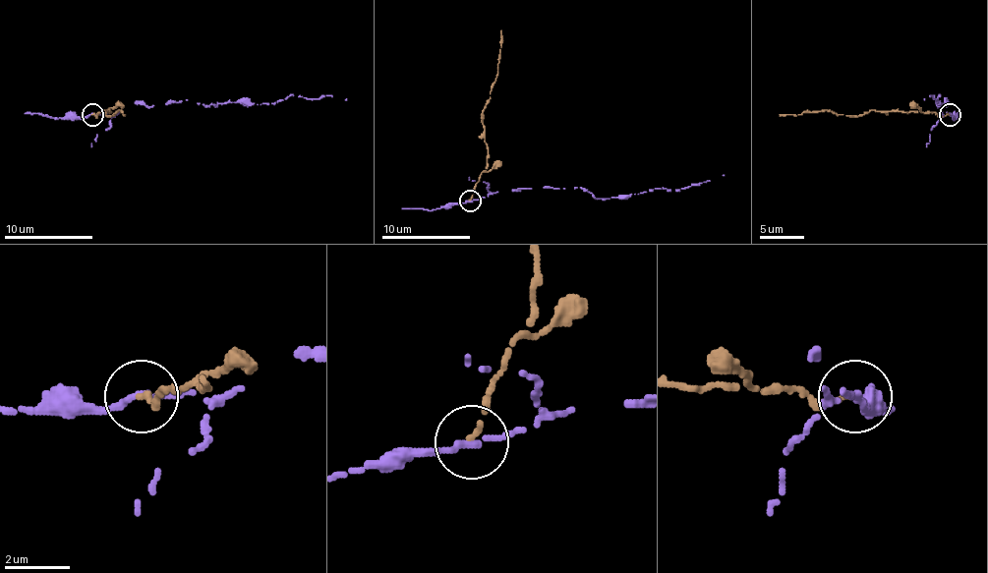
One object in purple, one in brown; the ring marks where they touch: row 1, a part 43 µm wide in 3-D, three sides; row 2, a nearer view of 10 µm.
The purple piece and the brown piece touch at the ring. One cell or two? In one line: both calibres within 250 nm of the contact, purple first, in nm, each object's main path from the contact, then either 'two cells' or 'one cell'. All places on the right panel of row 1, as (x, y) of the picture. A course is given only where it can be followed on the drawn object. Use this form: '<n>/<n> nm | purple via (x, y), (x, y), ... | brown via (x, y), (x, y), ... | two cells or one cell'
200/160 nm | purple via (951, 114), (937, 107), (937, 100), (948, 102), (939, 96), (923, 100) | brown via (948, 114), (870, 109), (847, 116), (833, 114), (828, 109), (779, 116) | two cells

